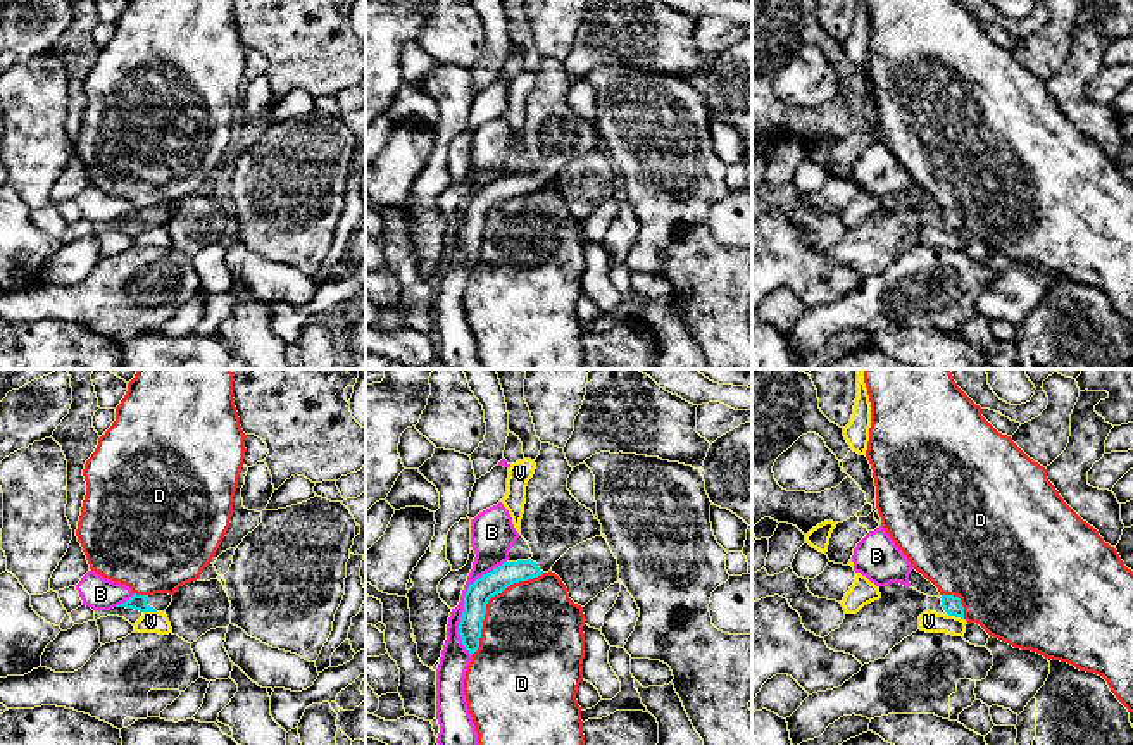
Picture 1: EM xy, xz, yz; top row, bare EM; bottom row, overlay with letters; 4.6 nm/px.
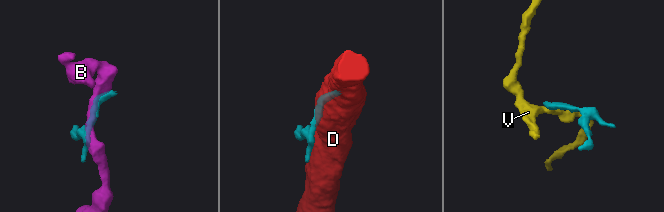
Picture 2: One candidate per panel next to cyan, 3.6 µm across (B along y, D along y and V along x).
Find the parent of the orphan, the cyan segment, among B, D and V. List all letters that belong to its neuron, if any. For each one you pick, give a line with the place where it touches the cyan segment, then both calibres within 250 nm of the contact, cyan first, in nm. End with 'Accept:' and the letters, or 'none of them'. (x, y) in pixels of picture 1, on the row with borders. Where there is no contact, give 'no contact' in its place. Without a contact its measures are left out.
Accept: none of them

